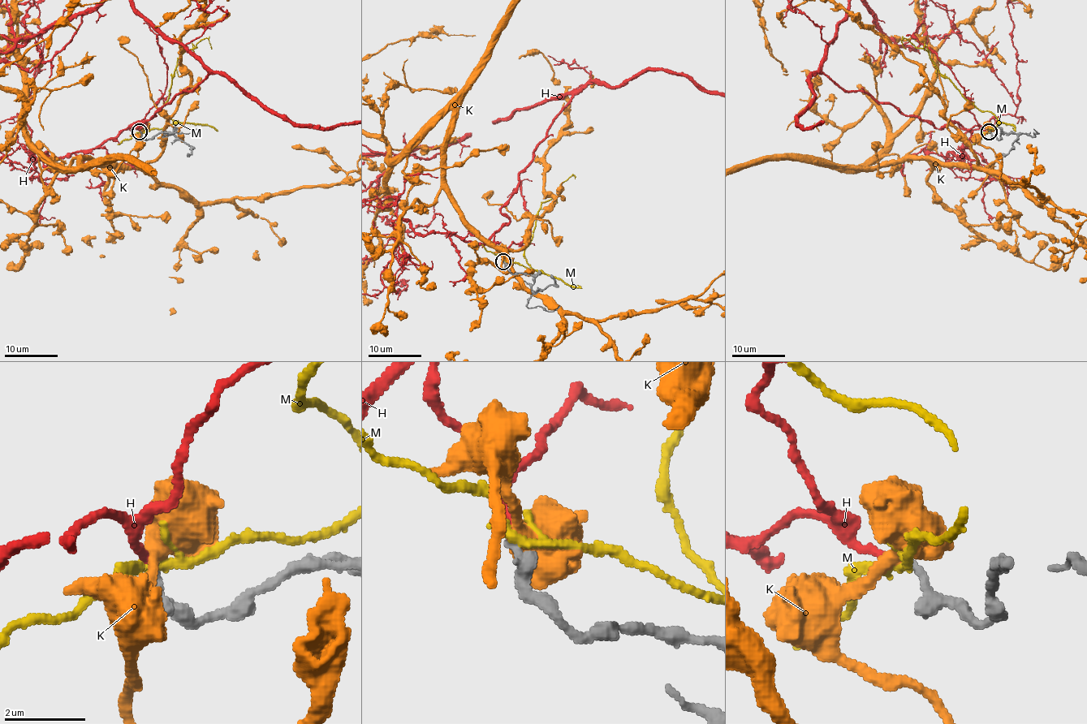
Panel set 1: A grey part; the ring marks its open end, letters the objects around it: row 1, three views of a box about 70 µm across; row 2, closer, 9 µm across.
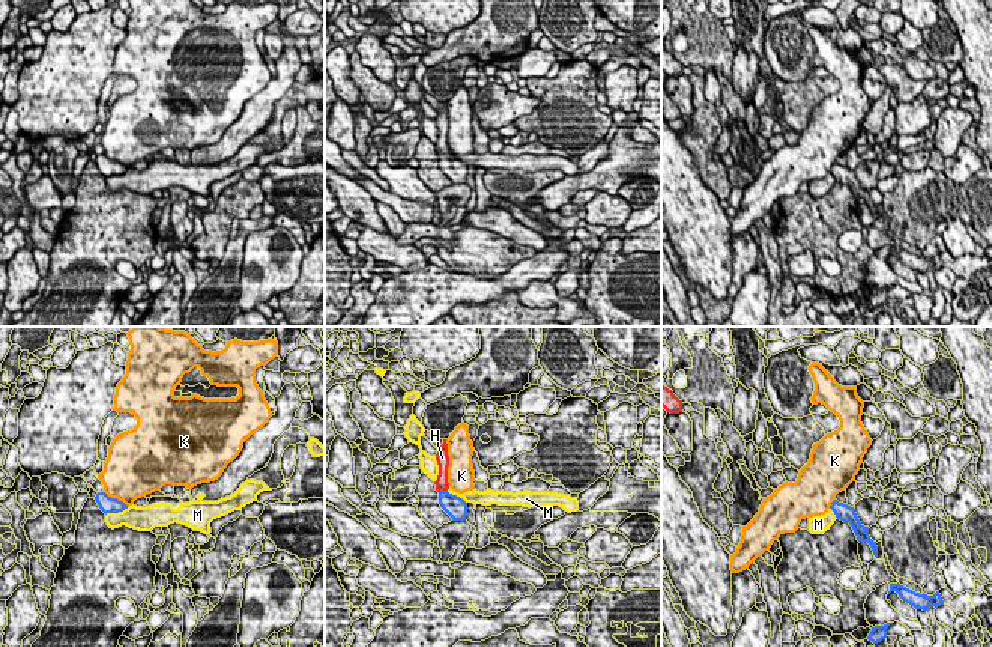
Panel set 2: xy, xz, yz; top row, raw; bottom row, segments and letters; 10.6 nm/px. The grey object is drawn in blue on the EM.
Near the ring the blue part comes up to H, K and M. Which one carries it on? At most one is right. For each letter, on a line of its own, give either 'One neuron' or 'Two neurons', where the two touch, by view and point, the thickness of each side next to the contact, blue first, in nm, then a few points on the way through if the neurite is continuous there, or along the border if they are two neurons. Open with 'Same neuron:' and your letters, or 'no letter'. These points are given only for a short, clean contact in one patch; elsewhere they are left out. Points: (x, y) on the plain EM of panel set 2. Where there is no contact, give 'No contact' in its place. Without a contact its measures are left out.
Same neuron: H
H: One neuron. Touches blue at xz (442, 154). Thickness 220 nm (blue) against 130 nm. Path across: xz (454, 169), (442, 154), (441, 146)
K: Two neurons. Touches blue at xy (116, 161). Thickness 180 nm (blue) against 480 nm. Boundary: xy (104, 154), (128, 169)
M: Two neurons. Touches blue at xy (116, 175). Thickness 180 nm (blue) against 260 nm. Boundary: xy (128, 170), (105, 178)

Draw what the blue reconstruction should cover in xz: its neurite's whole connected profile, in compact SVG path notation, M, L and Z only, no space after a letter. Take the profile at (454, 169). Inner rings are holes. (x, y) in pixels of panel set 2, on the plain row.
M443 102L443 107L437 111L436 123L439 128L439 138L434 147L439 155L439 167L452 181L452 184L466 184L467 166L463 161L448 155L449 119L446 102Z

